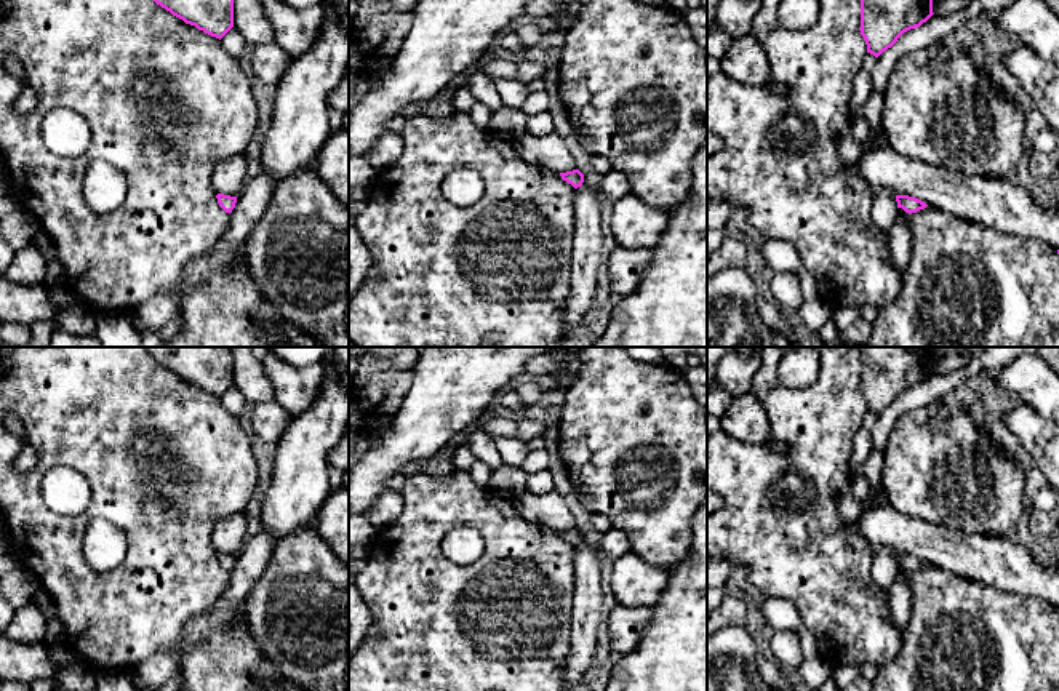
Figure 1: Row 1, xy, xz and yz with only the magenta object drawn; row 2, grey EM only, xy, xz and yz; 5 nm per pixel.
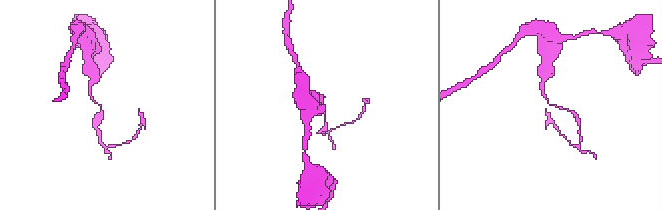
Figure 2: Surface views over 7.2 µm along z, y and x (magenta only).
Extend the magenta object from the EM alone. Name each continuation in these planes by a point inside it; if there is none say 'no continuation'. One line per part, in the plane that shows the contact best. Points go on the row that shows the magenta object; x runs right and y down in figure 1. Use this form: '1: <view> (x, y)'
no continuation

